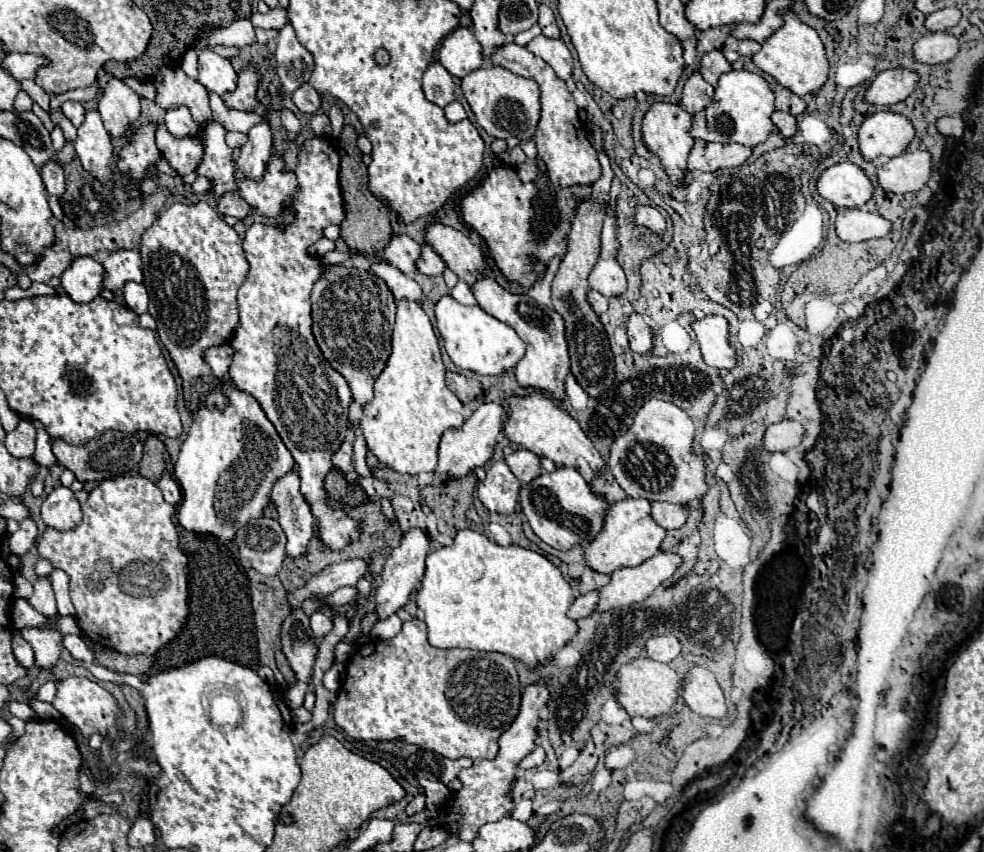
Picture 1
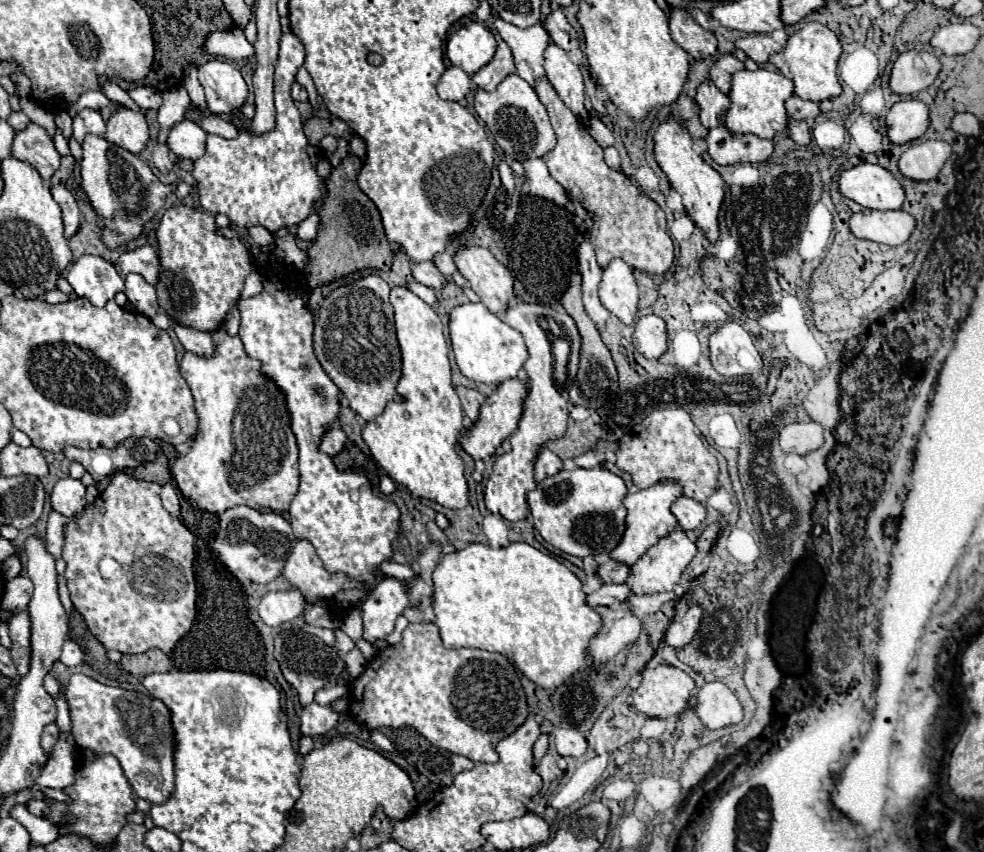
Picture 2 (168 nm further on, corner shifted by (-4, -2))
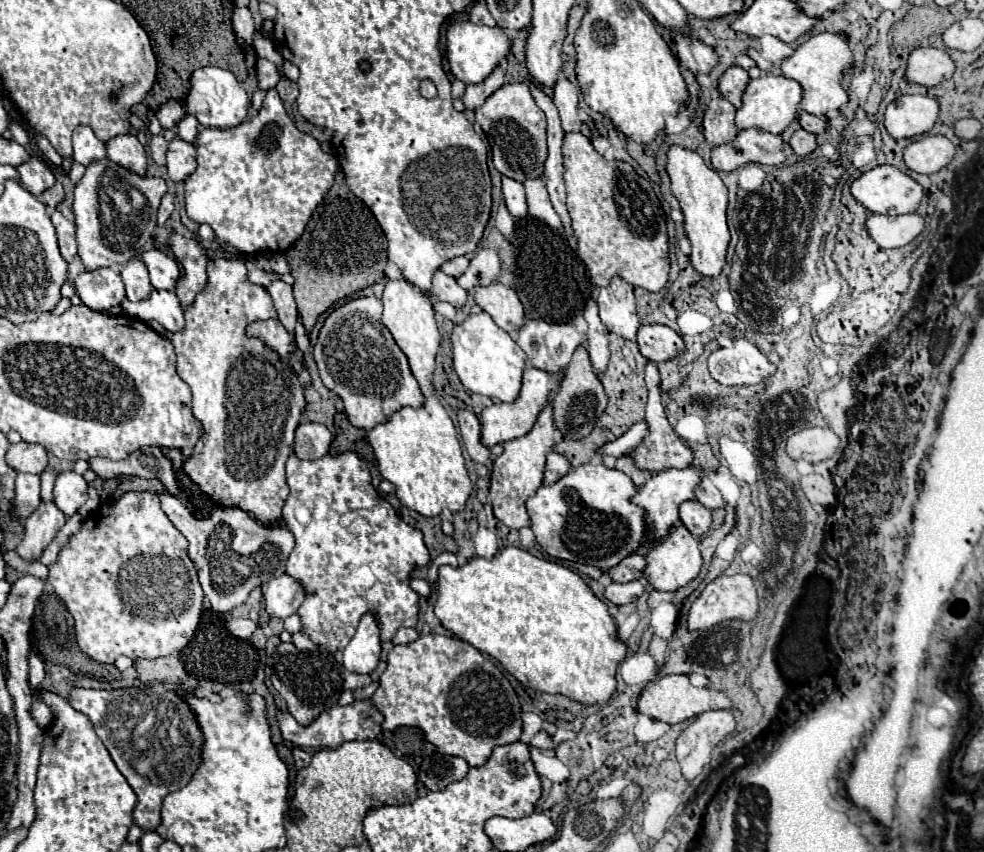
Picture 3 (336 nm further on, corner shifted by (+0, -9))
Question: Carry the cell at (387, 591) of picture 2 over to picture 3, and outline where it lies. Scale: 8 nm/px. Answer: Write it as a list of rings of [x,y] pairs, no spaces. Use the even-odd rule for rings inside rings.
[[[366,614],[360,620],[354,638],[344,648],[344,656],[342,656],[344,668],[354,674],[370,674],[378,664],[380,650],[382,650],[380,644],[382,642],[380,642],[378,622],[374,614]]]

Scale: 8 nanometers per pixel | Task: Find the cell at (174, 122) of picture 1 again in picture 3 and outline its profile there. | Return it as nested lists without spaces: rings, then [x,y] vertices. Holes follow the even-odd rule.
[[[174,138],[168,148],[168,176],[172,182],[186,180],[196,168],[196,148],[180,138]]]

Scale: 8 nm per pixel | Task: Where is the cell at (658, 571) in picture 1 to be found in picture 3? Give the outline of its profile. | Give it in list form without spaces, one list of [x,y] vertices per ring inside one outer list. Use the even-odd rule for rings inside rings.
[[[678,526],[674,528],[658,546],[654,546],[646,558],[646,578],[648,582],[656,588],[656,590],[678,590],[682,586],[686,586],[688,582],[692,582],[702,568],[702,554],[698,548],[698,538],[694,534],[690,534],[688,528]]]

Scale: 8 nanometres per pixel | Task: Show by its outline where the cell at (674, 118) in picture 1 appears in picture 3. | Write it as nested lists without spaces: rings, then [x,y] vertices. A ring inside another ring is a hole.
[[[672,146],[668,152],[668,164],[666,164],[672,192],[680,202],[680,208],[684,212],[684,226],[686,236],[692,244],[690,262],[694,270],[702,276],[716,278],[724,264],[726,264],[726,252],[730,244],[730,232],[726,224],[726,206],[728,206],[728,190],[722,182],[722,178],[704,164],[704,160],[690,150],[684,150],[680,146]]]

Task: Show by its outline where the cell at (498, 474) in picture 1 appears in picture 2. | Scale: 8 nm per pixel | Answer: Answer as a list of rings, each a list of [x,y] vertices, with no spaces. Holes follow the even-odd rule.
[[[512,301],[508,305],[508,311],[504,311],[504,323],[520,331],[526,339],[528,347],[528,361],[524,363],[524,373],[526,373],[526,383],[528,383],[528,395],[524,399],[524,413],[518,423],[518,429],[510,435],[512,451],[504,453],[496,459],[492,475],[486,481],[484,487],[484,503],[486,509],[492,513],[500,513],[506,521],[520,521],[528,517],[528,505],[526,505],[526,493],[536,487],[534,475],[532,475],[532,463],[542,447],[544,441],[562,437],[566,431],[566,421],[568,421],[568,385],[564,389],[558,389],[554,385],[552,377],[552,341],[548,329],[544,329],[542,321],[544,319],[554,319],[556,323],[562,325],[564,337],[570,341],[570,361],[568,361],[568,385],[576,377],[578,369],[578,351],[580,351],[580,335],[576,331],[576,325],[572,317],[562,309],[562,307],[546,307],[538,303],[524,303],[524,301]]]

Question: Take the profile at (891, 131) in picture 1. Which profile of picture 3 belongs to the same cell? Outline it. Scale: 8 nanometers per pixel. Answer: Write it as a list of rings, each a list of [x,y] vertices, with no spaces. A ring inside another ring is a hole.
[[[902,96],[888,104],[884,124],[892,138],[912,138],[932,130],[938,110],[938,102],[930,96]]]

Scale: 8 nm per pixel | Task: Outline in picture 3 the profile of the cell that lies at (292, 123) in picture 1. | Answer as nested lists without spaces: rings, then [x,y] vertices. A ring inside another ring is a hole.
[[[274,88],[268,90],[262,108],[254,118],[236,128],[218,130],[204,128],[196,142],[196,170],[186,178],[186,214],[198,224],[208,224],[216,238],[242,254],[284,254],[304,232],[314,208],[330,190],[338,172],[338,162],[332,154],[320,148],[320,142],[304,134],[288,118],[284,104]]]

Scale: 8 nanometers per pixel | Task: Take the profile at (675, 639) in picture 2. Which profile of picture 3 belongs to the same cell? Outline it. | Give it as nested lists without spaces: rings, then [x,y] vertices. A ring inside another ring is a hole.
[[[734,574],[734,576],[720,576],[714,578],[702,594],[694,600],[690,614],[688,614],[688,628],[690,630],[702,630],[710,628],[714,624],[720,624],[724,620],[754,620],[758,616],[758,596],[754,582],[748,574]]]

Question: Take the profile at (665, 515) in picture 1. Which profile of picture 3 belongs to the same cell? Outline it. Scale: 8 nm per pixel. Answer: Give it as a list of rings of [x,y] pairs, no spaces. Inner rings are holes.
[[[690,500],[690,502],[680,504],[680,520],[694,536],[702,536],[710,530],[712,512],[706,506],[702,506],[700,502]]]

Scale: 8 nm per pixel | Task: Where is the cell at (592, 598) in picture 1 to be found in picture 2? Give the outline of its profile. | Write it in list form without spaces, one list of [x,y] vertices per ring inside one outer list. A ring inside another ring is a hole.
[[[602,585],[598,591],[594,591],[586,597],[586,603],[590,607],[598,607],[598,605],[610,607],[612,603],[626,601],[628,595],[630,595],[630,591],[626,585]]]

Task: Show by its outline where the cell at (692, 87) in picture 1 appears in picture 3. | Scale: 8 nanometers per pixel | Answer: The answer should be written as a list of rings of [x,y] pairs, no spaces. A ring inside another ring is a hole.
[[[712,98],[702,120],[702,132],[706,140],[714,146],[732,142],[732,138],[736,138],[736,134],[740,132],[734,122],[734,116],[736,108],[726,98]]]

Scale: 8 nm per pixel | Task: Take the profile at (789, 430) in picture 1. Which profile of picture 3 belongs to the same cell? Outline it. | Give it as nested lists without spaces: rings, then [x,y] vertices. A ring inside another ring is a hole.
[[[806,428],[788,438],[786,452],[794,460],[802,458],[808,462],[824,462],[834,456],[838,446],[840,438],[830,428]]]

